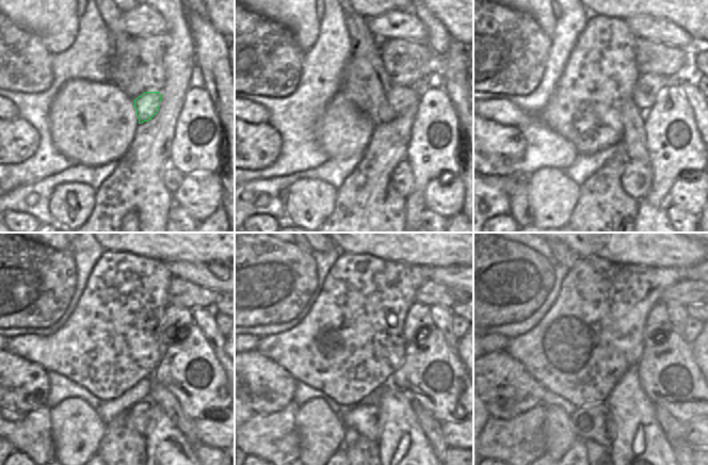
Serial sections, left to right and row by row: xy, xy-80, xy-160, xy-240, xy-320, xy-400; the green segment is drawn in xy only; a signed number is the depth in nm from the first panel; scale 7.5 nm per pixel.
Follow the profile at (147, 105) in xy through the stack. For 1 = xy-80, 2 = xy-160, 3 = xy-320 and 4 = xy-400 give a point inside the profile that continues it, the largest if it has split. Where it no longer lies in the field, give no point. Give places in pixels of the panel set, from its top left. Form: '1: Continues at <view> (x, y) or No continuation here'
1: Continues at xy-80 (400, 98)
2: Continues at xy-160 (645, 92)
3: Continues at xy-320 (418, 318)
4: Continues at xy-400 (658, 319).

